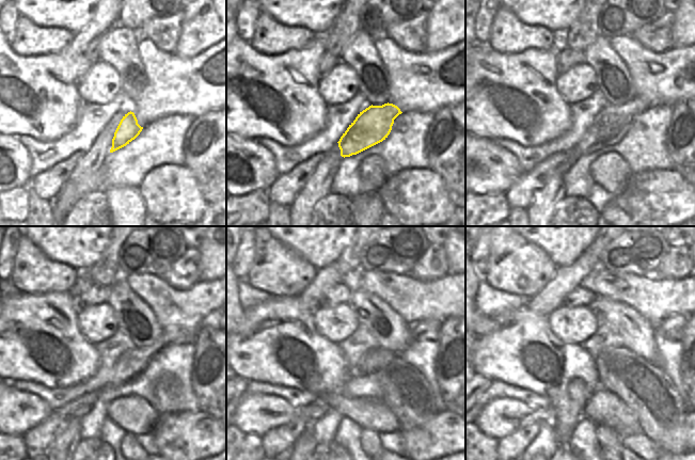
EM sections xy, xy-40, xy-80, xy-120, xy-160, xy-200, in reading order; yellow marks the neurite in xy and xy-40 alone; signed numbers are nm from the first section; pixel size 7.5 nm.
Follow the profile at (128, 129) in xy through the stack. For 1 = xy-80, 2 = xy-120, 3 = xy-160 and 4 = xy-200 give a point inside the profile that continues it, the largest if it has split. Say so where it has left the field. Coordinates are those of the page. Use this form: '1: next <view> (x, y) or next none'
1: next xy-80 (609, 126)
2: next xy-120 (133, 362)
3: next xy-160 (256, 414)
4: next xy-200 (502, 416)

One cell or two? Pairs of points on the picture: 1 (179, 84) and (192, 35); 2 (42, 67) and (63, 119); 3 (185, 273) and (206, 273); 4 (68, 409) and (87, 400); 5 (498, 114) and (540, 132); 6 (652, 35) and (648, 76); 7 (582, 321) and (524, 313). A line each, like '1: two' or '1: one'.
1: two
2: one
3: two
4: one
5: one
6: two
7: two

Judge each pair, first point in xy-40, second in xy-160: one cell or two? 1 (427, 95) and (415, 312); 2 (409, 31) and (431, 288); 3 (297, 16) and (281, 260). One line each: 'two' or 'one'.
1: one
2: two
3: two

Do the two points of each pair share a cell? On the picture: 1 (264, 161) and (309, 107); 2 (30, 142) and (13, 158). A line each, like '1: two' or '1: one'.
1: two
2: two

